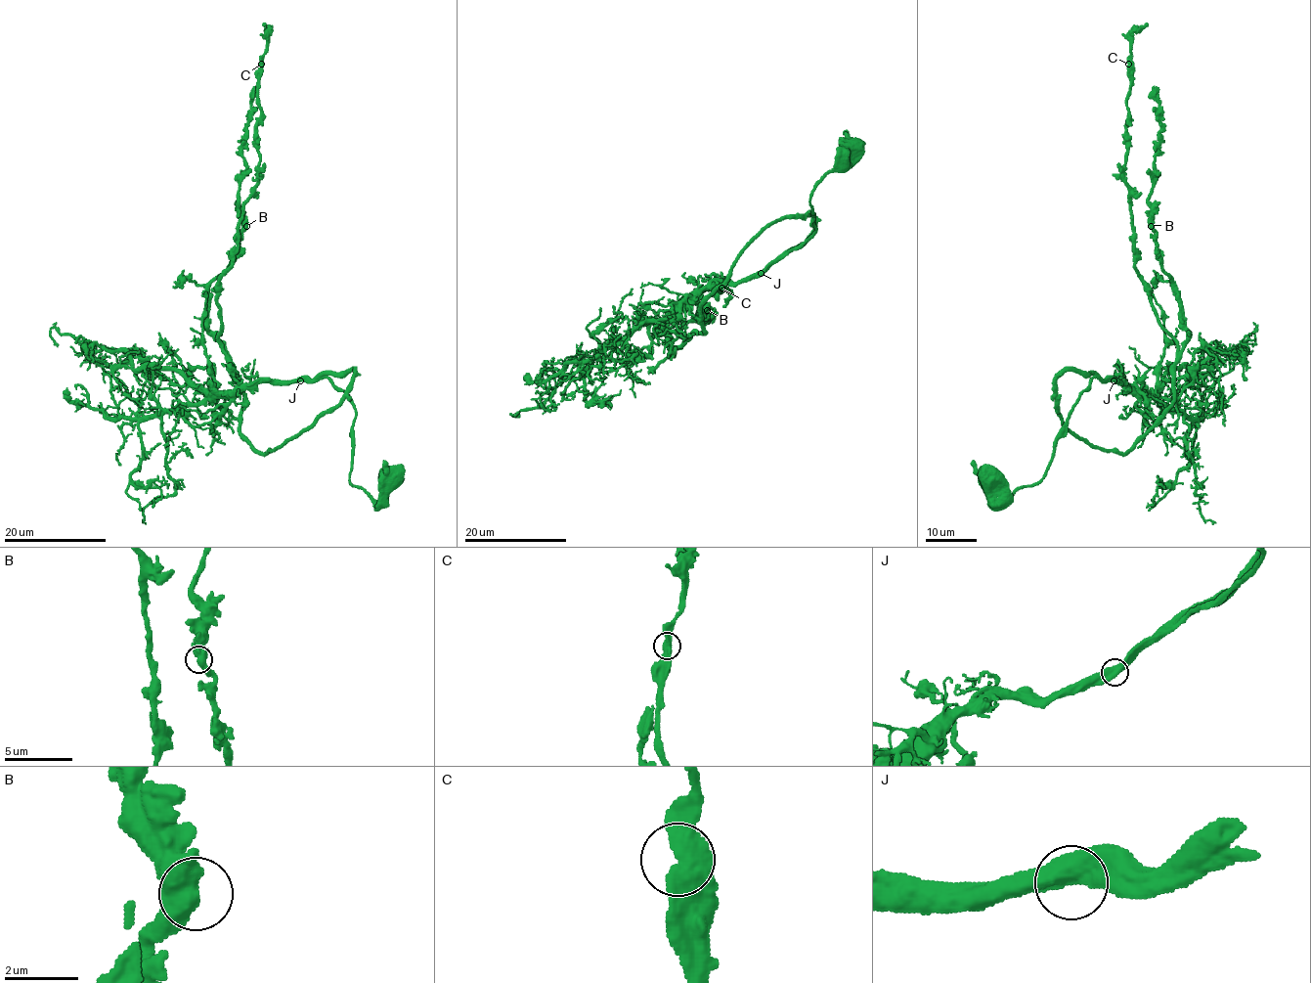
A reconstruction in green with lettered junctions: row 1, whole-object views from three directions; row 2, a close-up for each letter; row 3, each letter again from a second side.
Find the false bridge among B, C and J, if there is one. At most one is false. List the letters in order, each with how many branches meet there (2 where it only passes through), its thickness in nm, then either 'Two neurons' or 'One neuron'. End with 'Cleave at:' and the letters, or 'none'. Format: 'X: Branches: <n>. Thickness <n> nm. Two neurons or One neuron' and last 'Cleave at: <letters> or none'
B: Branches: 2. Thickness 550 nm. One neuron
C: Branches: 2. Thickness 550 nm. One neuron
J: Branches: 2. Thickness 600 nm. One neuron
Cleave at: none

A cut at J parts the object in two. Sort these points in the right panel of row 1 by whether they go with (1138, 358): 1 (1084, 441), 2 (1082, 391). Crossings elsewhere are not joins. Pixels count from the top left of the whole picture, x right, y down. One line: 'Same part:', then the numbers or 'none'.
Same part: 1

